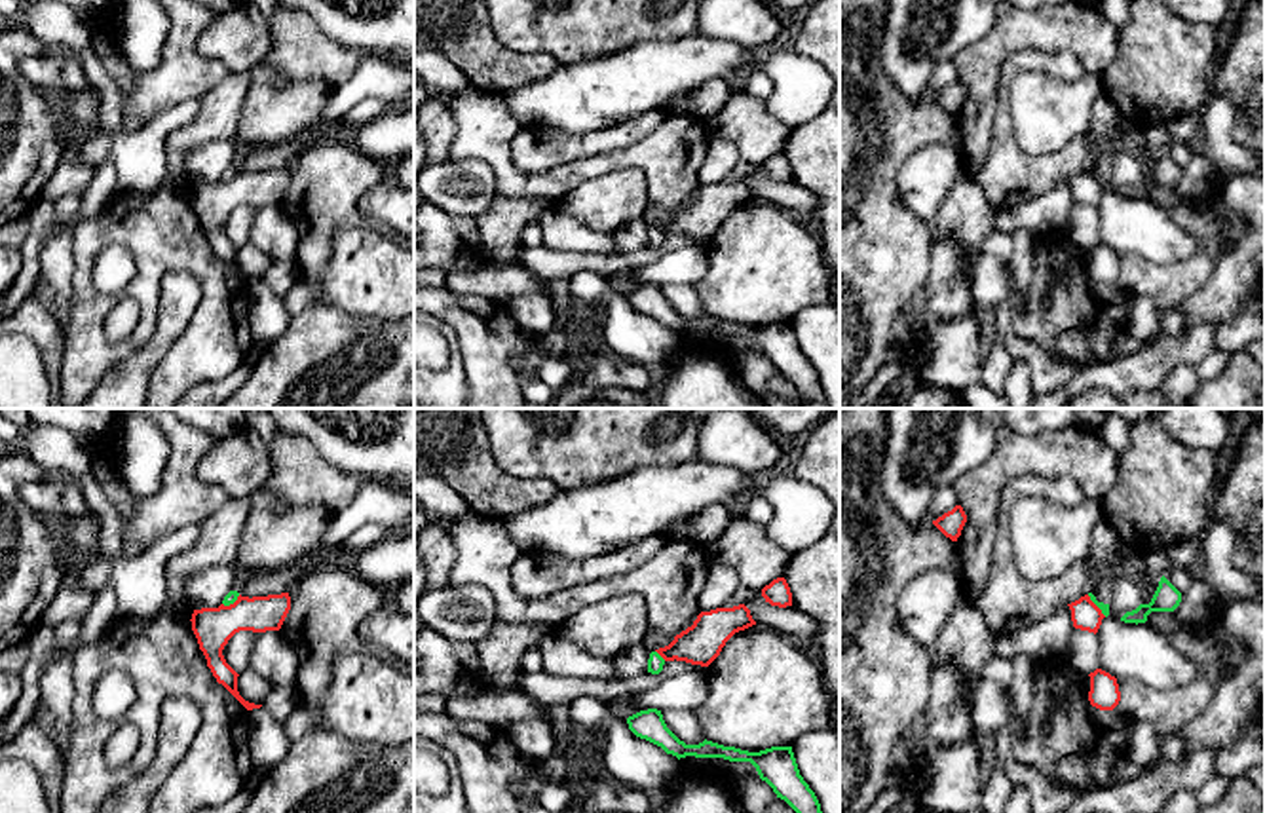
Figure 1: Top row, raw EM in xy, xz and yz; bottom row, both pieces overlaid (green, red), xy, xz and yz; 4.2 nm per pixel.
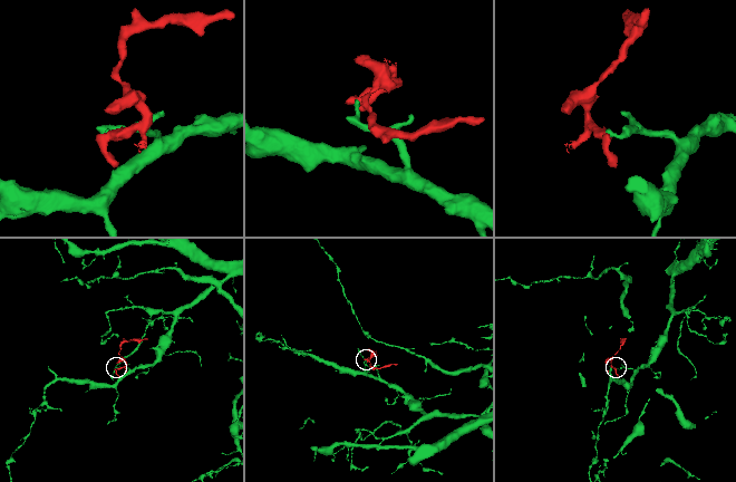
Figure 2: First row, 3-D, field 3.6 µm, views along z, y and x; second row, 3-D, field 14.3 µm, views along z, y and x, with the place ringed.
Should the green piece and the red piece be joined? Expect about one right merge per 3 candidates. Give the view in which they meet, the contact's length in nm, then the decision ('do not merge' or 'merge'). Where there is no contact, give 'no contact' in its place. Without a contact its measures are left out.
contact in xz; length 60 nm; do not merge

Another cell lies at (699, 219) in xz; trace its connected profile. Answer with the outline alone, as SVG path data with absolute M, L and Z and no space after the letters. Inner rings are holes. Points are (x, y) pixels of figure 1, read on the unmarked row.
M745 179L701 186L691 201L674 215L655 224L665 236L686 236L708 241L722 226L726 217L739 205L756 199Z

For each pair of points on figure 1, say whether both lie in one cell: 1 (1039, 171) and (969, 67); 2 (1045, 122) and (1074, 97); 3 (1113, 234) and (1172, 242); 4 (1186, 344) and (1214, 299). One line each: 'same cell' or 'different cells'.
1: different cells
2: same cell
3: same cell
4: different cells

